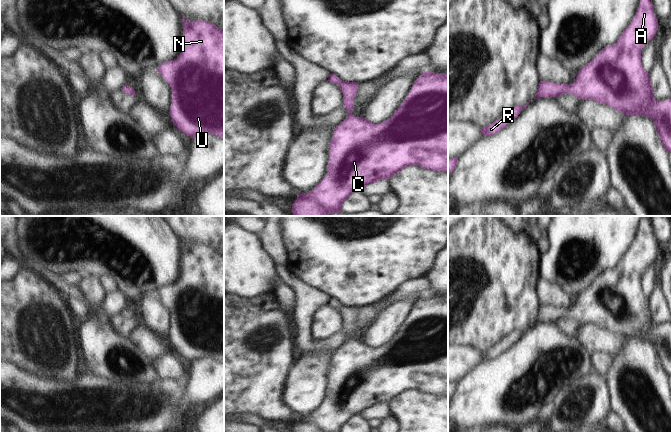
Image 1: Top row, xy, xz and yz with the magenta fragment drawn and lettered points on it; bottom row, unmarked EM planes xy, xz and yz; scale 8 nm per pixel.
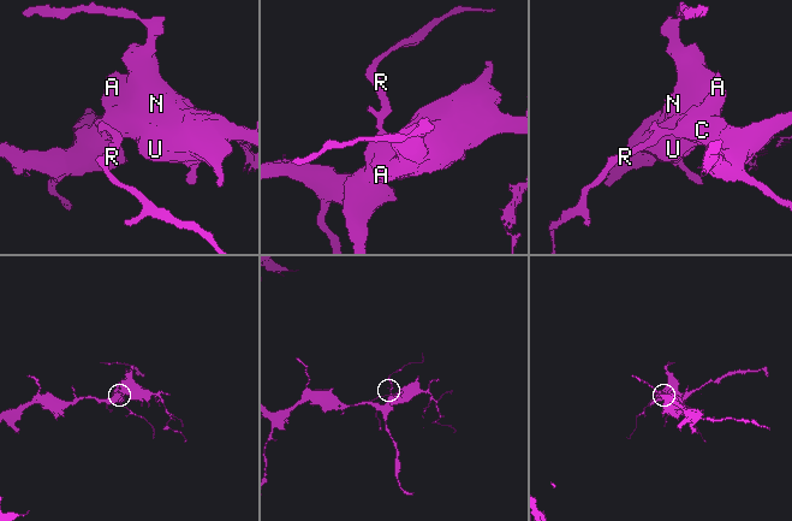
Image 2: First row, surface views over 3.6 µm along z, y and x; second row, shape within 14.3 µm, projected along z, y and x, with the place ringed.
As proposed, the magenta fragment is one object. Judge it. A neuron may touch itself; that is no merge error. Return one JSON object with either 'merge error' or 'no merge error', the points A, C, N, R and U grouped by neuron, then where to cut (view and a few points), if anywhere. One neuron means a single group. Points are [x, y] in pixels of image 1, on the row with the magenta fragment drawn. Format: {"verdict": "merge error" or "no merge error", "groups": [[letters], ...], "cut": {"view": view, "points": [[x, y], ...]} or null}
{"verdict": "no merge error", "groups": [["A", "C", "N", "R", "U"]], "cut": null}

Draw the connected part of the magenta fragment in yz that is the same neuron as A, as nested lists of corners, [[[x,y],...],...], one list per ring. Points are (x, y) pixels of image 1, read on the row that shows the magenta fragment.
[[[640,0],[639,8],[636,15],[620,35],[619,40],[611,45],[605,47],[599,54],[597,54],[592,61],[586,64],[581,70],[578,71],[578,76],[574,82],[569,84],[560,84],[547,81],[541,81],[538,85],[538,91],[534,97],[554,98],[561,94],[572,94],[577,98],[583,100],[593,100],[599,104],[606,104],[617,111],[626,115],[641,115],[649,117],[653,120],[655,128],[658,132],[662,145],[665,150],[671,152],[671,97],[666,102],[658,102],[654,98],[654,91],[651,84],[650,73],[646,72],[642,66],[641,50],[642,48],[653,39],[658,30],[658,18],[654,13],[654,5],[652,0]]]

